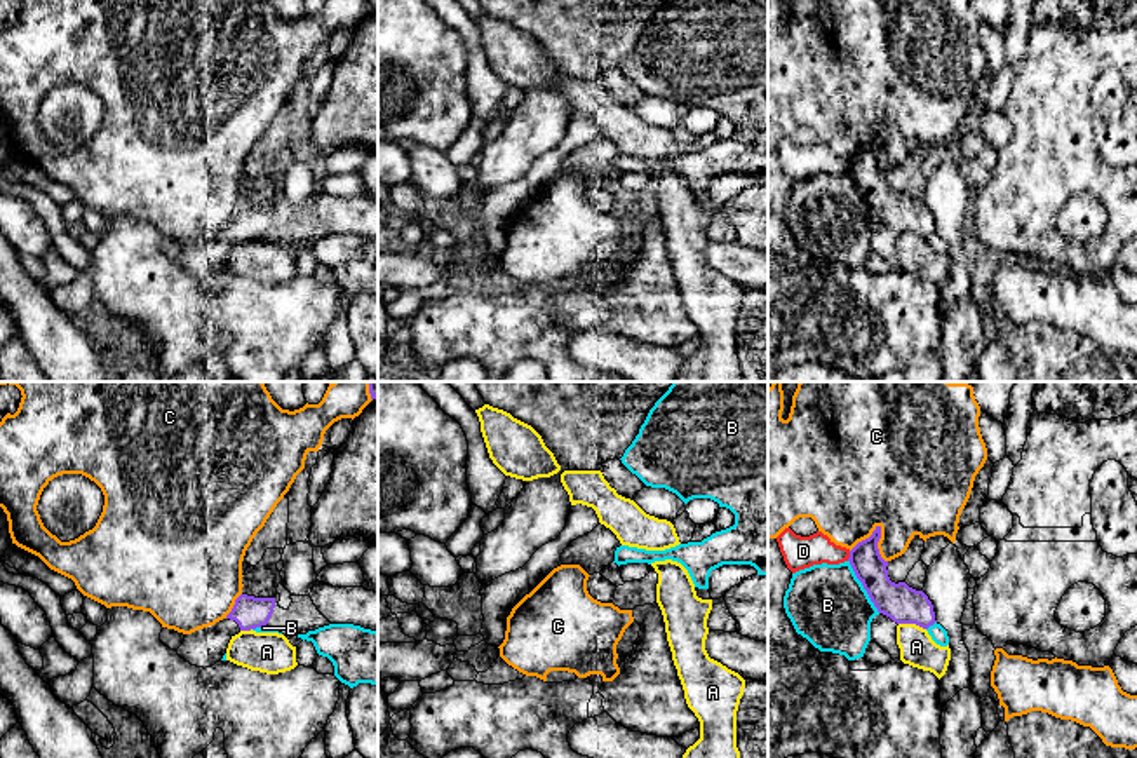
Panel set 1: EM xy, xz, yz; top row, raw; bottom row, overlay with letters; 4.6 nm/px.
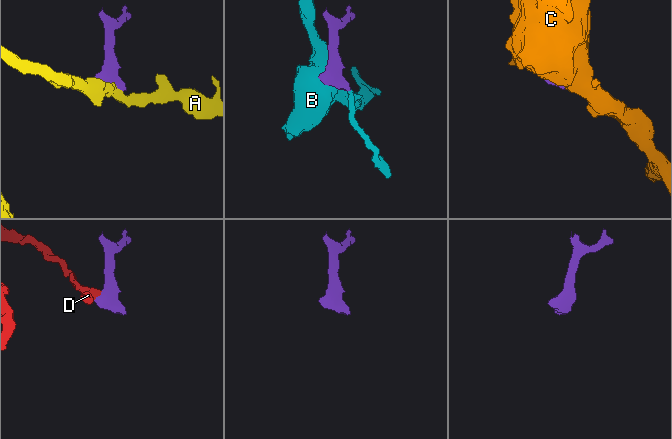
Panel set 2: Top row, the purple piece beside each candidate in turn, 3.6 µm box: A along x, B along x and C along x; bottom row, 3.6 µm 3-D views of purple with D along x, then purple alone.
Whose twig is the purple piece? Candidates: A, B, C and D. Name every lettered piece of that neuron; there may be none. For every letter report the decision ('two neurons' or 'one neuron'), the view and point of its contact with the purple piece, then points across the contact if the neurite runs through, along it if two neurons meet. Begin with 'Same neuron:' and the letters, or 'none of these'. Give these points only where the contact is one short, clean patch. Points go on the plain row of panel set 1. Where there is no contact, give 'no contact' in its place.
Same neuron: none of these
A: two neurons; meets purple in yz at (913, 232)
B: two neurons; meets purple in yz at (862, 194)
C: two neurons; meets purple in yz at (866, 148)
D: two neurons; meets purple in yz at (850, 166)

